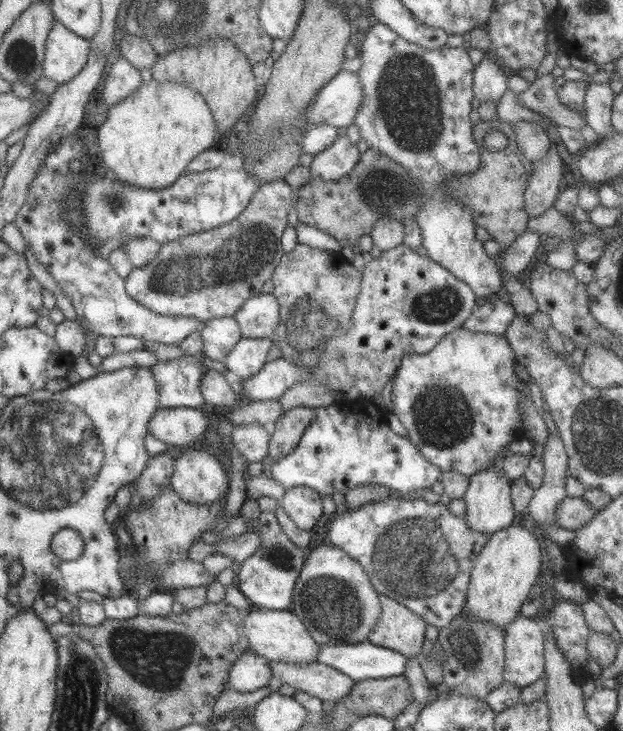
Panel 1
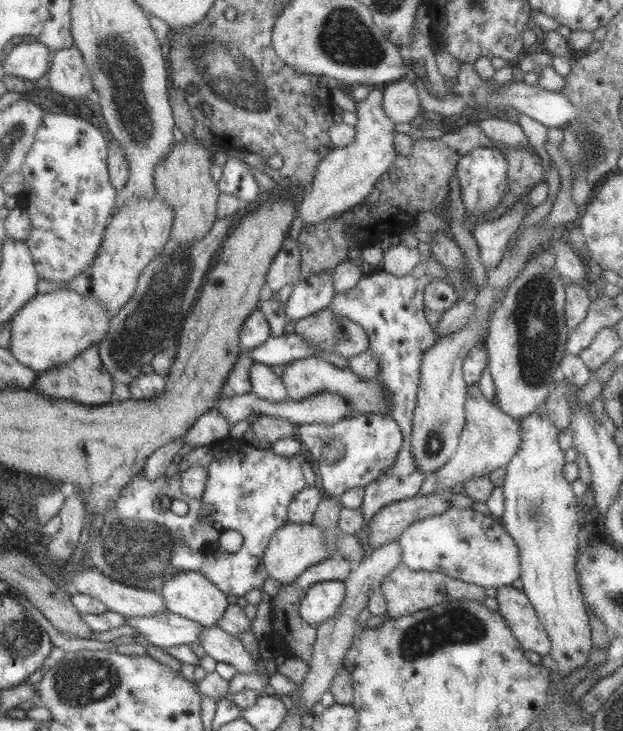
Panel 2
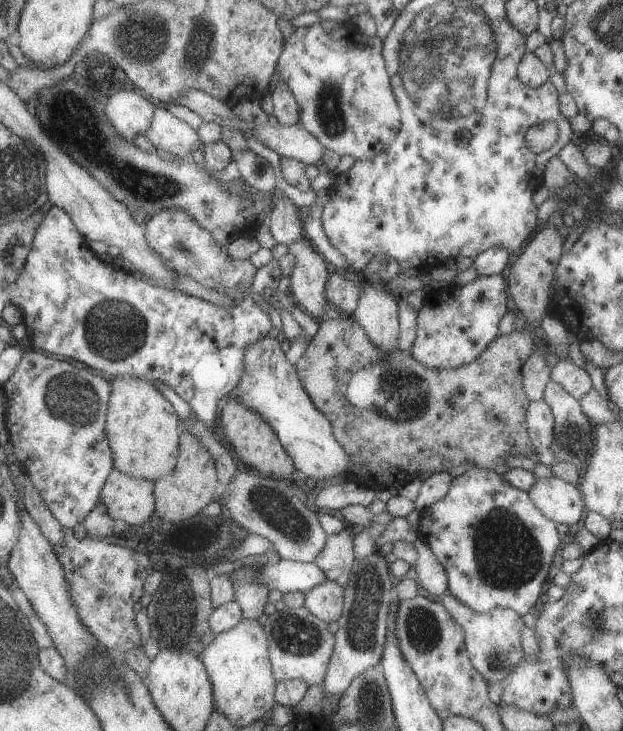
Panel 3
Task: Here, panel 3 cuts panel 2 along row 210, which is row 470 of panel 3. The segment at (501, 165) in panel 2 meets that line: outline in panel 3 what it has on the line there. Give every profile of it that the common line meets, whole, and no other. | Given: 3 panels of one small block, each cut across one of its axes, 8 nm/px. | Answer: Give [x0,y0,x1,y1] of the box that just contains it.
[417,464,562,616]

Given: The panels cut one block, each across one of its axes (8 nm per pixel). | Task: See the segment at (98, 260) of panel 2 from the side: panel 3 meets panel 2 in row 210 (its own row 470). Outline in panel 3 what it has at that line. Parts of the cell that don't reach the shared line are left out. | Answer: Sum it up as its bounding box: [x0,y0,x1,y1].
[105,377,179,482]

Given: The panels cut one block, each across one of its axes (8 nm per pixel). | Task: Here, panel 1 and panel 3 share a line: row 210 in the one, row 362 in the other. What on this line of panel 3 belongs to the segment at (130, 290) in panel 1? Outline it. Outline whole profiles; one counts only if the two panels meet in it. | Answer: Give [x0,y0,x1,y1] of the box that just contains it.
[226,334,349,481]

